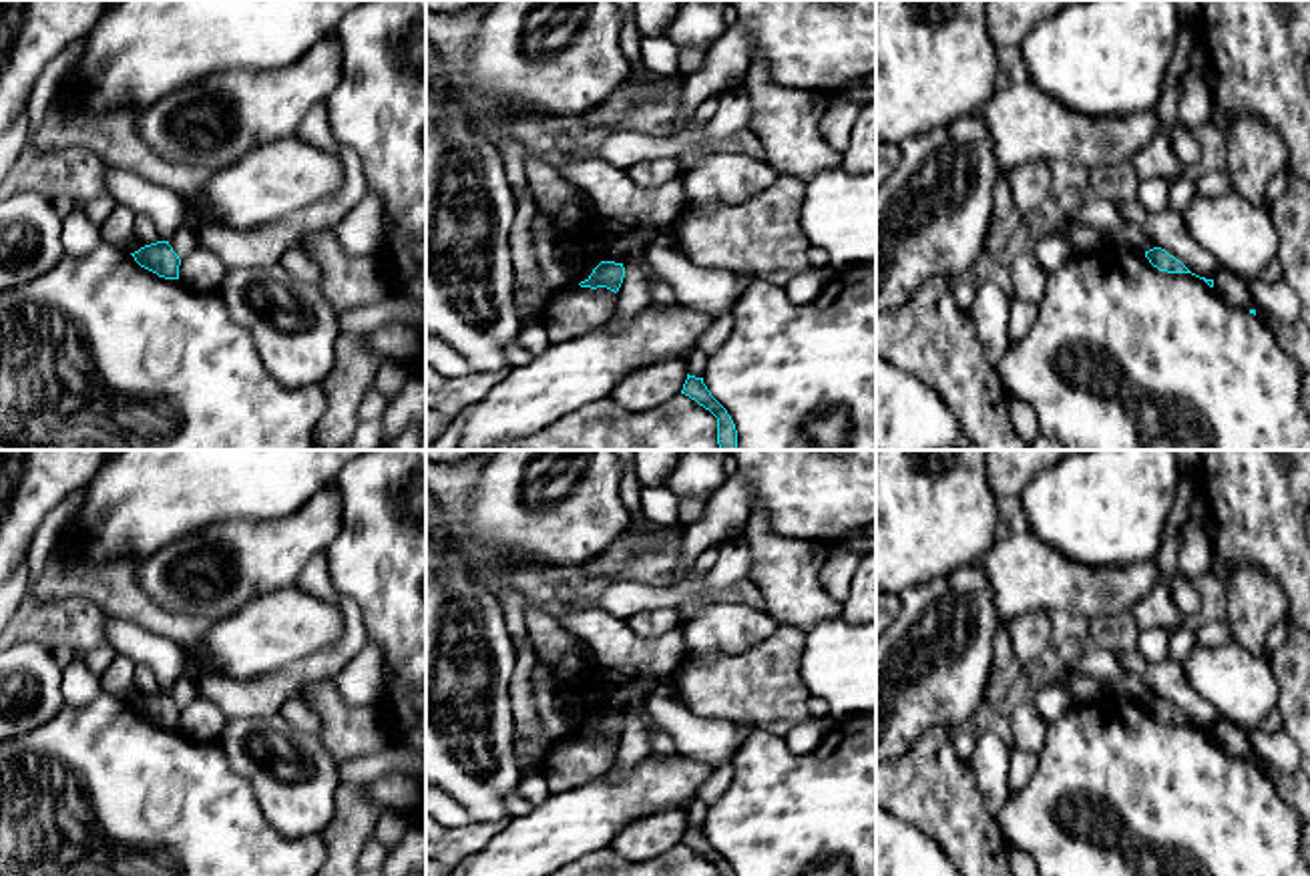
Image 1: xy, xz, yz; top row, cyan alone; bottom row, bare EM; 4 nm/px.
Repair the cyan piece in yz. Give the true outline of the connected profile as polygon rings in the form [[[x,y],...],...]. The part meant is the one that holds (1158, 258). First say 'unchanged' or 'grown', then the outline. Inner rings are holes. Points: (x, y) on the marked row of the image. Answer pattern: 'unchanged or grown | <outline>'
unchanged | [[[1153,247],[1153,249],[1145,251],[1145,257],[1159,271],[1167,271],[1167,273],[1191,273],[1179,259],[1175,259],[1173,255],[1169,255],[1161,247]]]

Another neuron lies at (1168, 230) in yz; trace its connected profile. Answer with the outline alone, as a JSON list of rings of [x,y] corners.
[[[1143,201],[1117,203],[1121,215],[1139,225],[1169,255],[1179,259],[1191,273],[1214,279],[1220,271],[1216,257],[1193,241],[1181,213],[1155,213]]]

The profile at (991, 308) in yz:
[[[995,281],[978,283],[968,313],[982,352],[991,364],[999,364],[1009,348],[1009,317],[1013,297]]]

